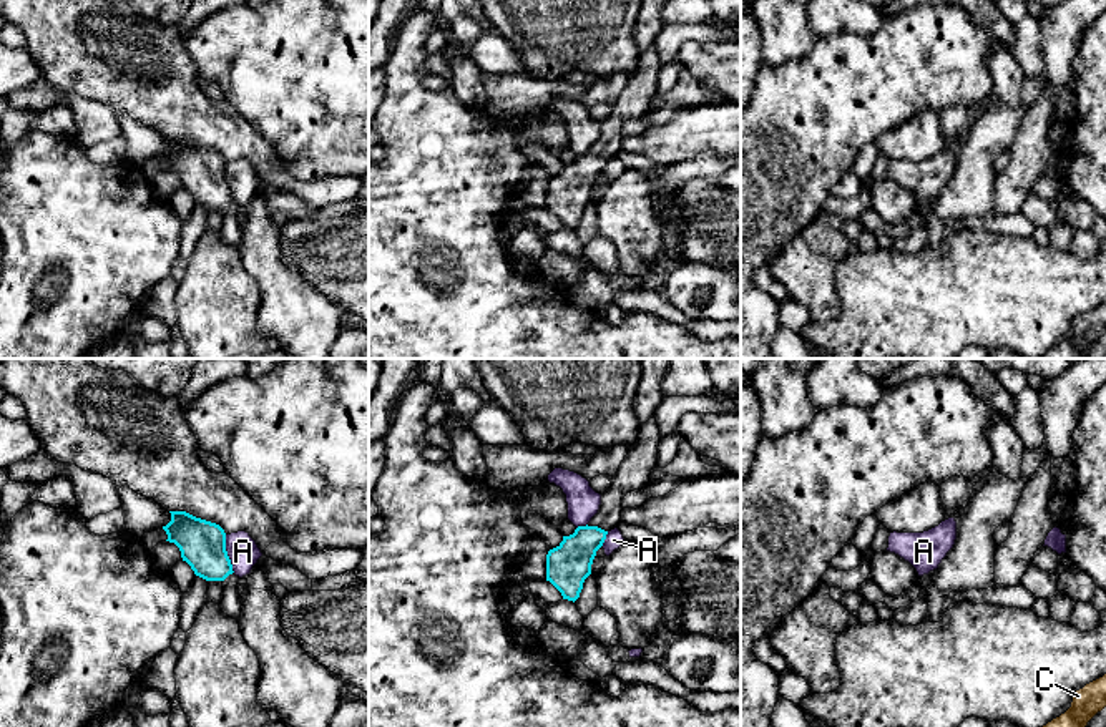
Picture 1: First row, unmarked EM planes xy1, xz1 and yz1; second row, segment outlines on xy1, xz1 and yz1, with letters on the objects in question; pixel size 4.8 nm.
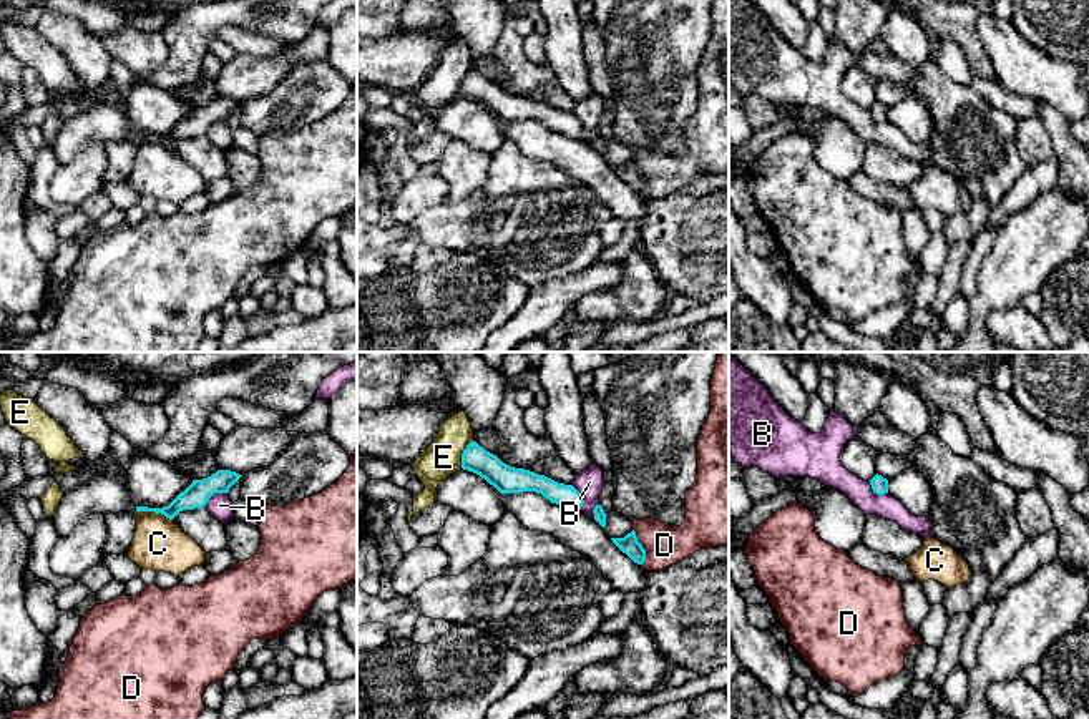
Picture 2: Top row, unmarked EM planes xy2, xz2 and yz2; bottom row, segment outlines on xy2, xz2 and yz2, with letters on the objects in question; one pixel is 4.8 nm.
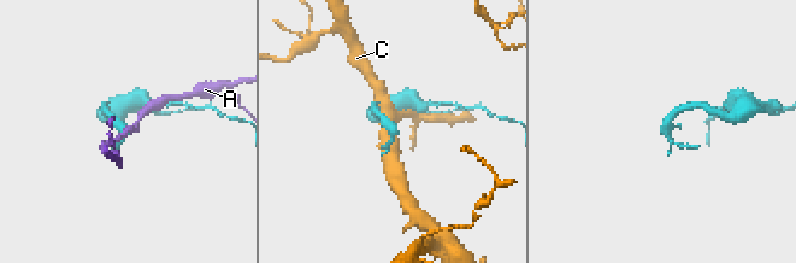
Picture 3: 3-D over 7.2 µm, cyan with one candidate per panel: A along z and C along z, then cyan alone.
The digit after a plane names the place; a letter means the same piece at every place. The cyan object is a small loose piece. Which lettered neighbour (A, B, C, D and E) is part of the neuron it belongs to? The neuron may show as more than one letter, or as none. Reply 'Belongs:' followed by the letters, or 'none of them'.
Belongs: none of them

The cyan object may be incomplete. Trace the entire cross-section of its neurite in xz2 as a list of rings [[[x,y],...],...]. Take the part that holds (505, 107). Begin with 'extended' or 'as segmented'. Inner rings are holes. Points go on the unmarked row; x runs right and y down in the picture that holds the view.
as segmented; [[[473,68],[461,81],[461,96],[480,103],[500,121],[536,120],[551,131],[569,138],[579,138],[584,131],[583,123],[573,113],[558,111],[525,96],[510,95]]]

